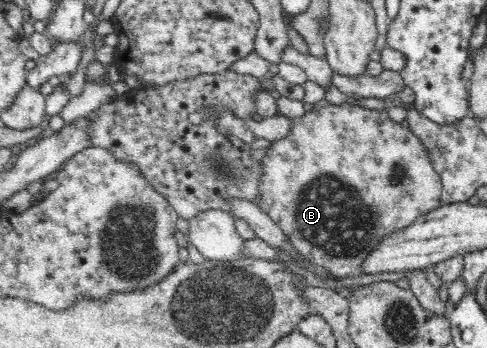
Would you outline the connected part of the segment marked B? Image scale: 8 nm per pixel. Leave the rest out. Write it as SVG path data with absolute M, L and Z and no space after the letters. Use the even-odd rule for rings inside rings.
M346 102L340 106L326 105L320 110L307 111L302 117L292 119L290 133L281 140L273 141L273 146L267 150L262 162L263 182L259 186L259 198L256 199L256 204L289 237L288 241L296 248L297 252L339 278L359 276L361 274L359 266L363 264L367 254L371 254L371 250L379 244L379 240L387 237L390 233L401 231L410 226L422 214L439 208L439 204L442 202L443 181L433 167L428 150L410 128L403 127L401 123L389 118L387 110L378 112Z

